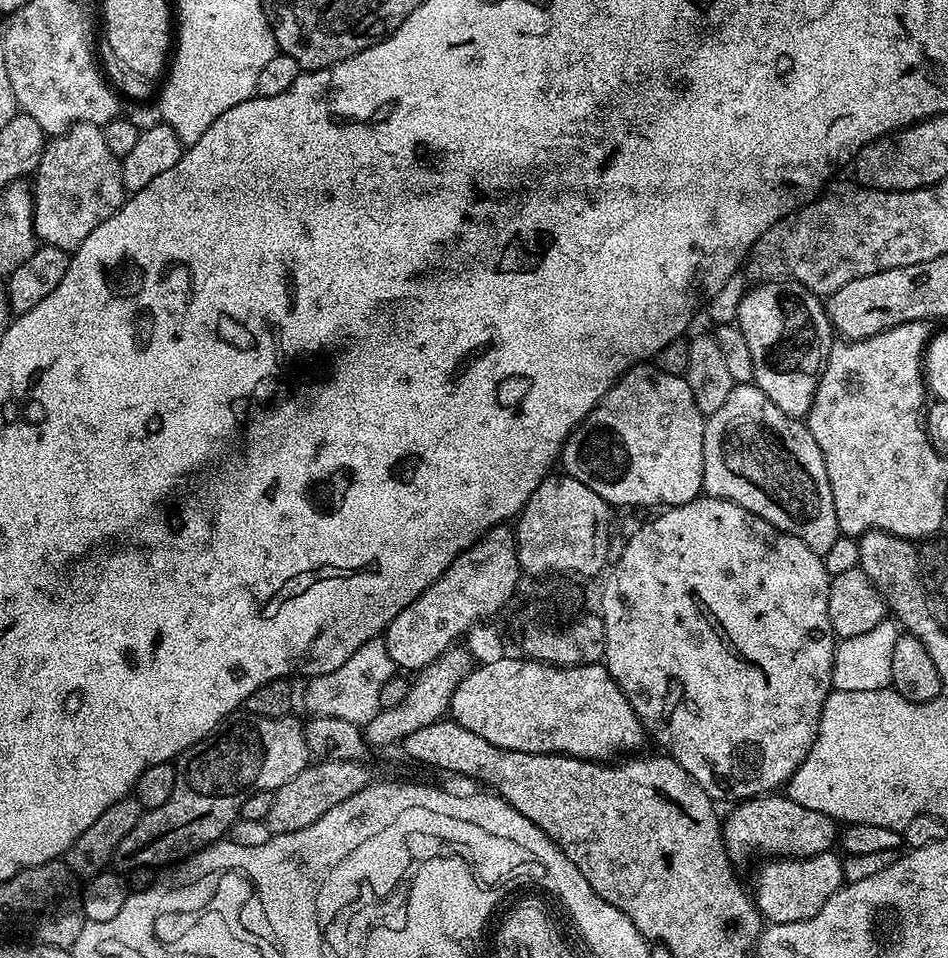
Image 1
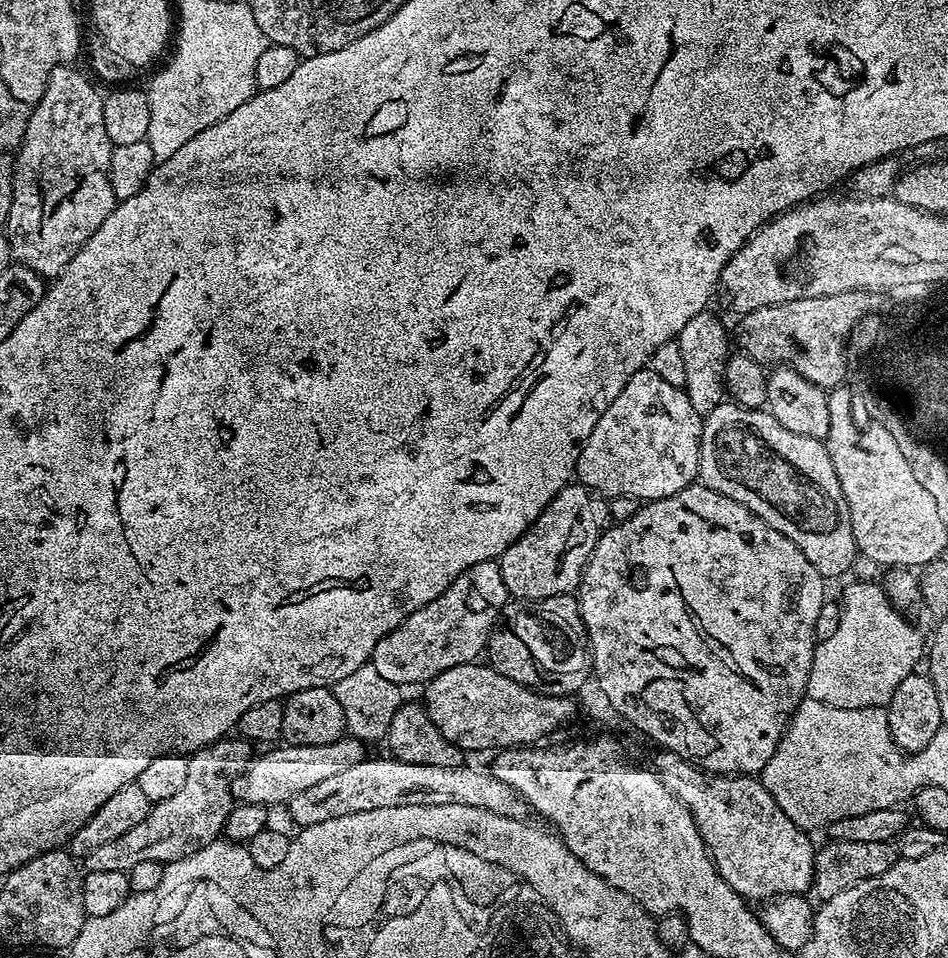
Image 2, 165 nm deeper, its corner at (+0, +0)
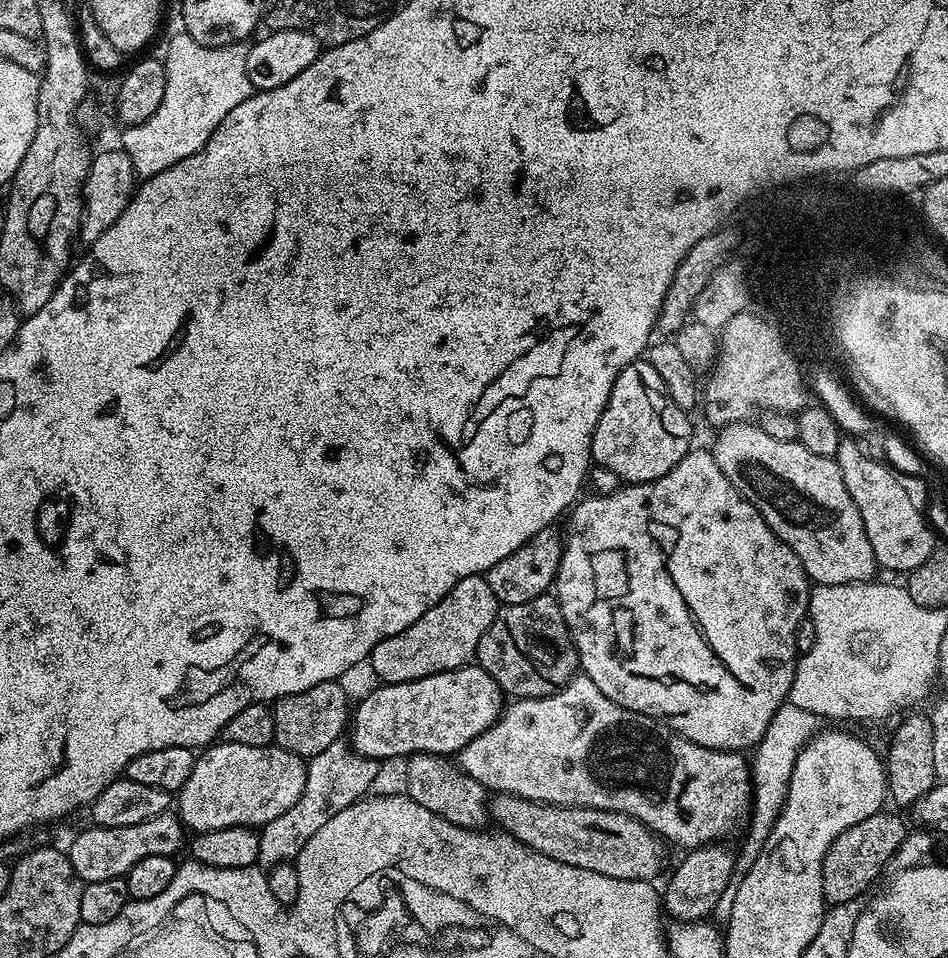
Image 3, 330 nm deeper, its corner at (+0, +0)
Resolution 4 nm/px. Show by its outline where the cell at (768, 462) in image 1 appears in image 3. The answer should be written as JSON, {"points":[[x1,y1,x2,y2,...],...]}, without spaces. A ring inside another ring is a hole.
{"points":[[752,422,725,424,715,435,716,445,711,445,710,451,722,474,726,474,733,486,755,506,758,514,762,514,774,534,778,534,778,538,782,538,782,542,790,545,794,554,800,556,804,573,813,585,862,584,875,577,872,575,878,572,878,565,870,538,866,538,862,514,858,514,858,506,854,506,854,498,850,498,842,470,833,457,813,454,799,440,779,441,770,438]]}

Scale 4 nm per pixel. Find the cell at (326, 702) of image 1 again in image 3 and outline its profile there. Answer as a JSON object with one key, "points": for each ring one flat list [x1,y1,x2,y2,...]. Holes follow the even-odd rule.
{"points":[[343,739,326,746,326,750,311,757,307,765,308,773,302,798,298,798,298,802,294,802,294,806,290,806,286,814,274,818,274,822,259,829,261,865,273,866,295,861,302,846,306,846,306,842,310,842,310,838,314,838,314,834,318,834,318,830,322,830,322,826,326,826,326,822,334,818,334,814,346,810,346,806,354,802,363,800,373,791,372,783,379,778,382,768,381,761,367,760,365,756,359,756,353,752,351,743]]}

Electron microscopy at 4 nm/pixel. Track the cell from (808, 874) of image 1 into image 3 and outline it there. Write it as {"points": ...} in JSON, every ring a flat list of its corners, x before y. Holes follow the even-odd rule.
{"points":[[583,674,577,675,565,688,549,696,529,700,513,699,500,713,499,720,494,721,485,732,478,734,478,738,474,738,458,753,458,767,466,774,470,774,474,782,478,782,492,794,505,792,518,798,536,800,539,804,557,804,559,808,597,808,607,812,625,812,626,815,633,816,635,820,642,821,669,845,681,844,684,850,723,841,725,839,723,836,730,835,740,823,740,827,745,823,753,801,752,773,744,752,723,752,706,746,698,746,684,736,679,736,662,720,631,712,610,702,610,698,606,698,606,694,602,694,602,690,598,690,598,686,594,686,594,682,590,682,590,678]]}

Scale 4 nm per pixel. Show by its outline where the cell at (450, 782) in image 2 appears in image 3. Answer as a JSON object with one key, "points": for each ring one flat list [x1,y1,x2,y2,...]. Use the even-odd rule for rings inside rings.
{"points":[[502,792,491,797,490,816,500,823,497,825,503,831,530,851,554,858,566,866,578,866,578,870,594,870,594,874,606,874,606,878,652,882,664,868,665,841,625,812,559,808,557,804,539,804,536,800]]}

